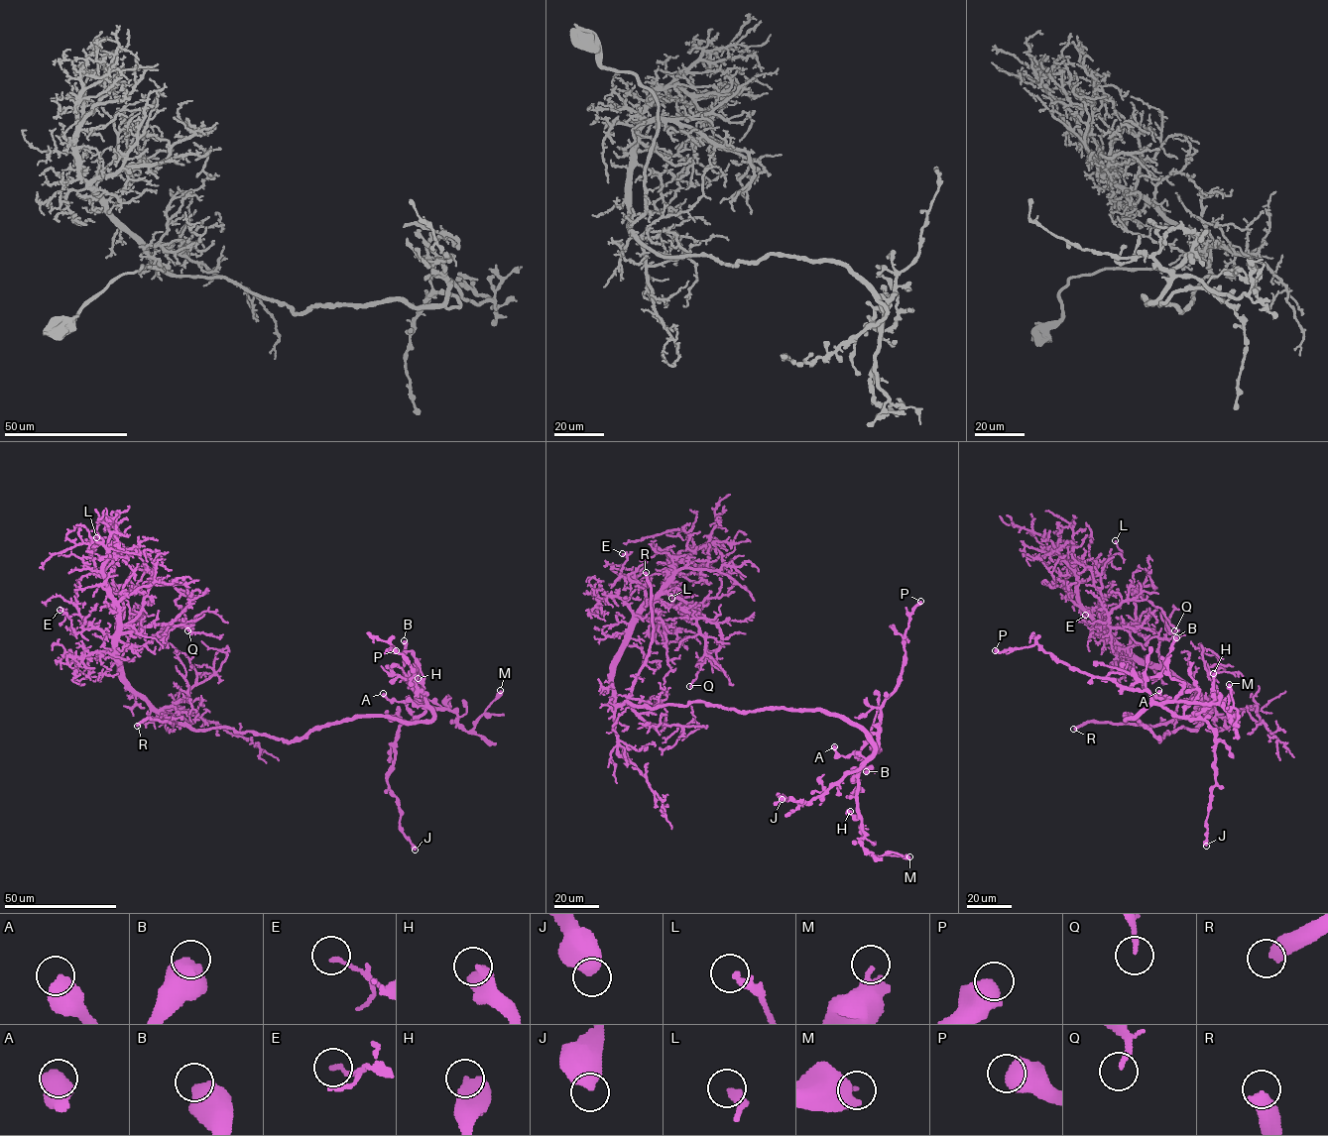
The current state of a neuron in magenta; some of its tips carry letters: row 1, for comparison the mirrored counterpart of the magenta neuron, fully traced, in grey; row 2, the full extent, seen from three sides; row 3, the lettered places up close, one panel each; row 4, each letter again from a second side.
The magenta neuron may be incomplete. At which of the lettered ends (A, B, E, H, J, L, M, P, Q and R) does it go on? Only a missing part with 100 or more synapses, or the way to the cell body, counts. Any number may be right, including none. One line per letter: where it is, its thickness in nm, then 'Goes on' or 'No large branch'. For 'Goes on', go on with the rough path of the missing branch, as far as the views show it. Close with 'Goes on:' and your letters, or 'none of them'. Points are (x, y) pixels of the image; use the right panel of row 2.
A: Place: (1158, 690). Thickness 700 nm. No large branch
B: Place: (1176, 637). Thickness 700 nm. No large branch
E: Place: (1085, 615). Thickness 150 nm. No large branch
H: Place: (1213, 673). Thickness 360 nm. No large branch
J: Place: (1206, 846). Thickness 700 nm. No large branch
L: Place: (1115, 540). Thickness 300 nm. No large branch
M: Place: (1229, 684). Thickness 300 nm. No large branch
P: Place: (995, 650). Thickness 850 nm. No large branch
Q: Place: (1174, 630). Thickness 170 nm. No large branch
R: Place: (1073, 729). Thickness 480 nm. Goes on. Course of what is missing: (1073, 729), (1034, 752), (1011, 763), (1005, 762)
Goes on: R

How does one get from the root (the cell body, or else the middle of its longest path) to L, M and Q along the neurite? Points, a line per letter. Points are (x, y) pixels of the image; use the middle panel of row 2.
L: (692, 702), (614, 704), (611, 678), (629, 624), (674, 565), (669, 586), (683, 606), (677, 610), (671, 598)
M: (692, 702), (740, 712), (824, 710), (856, 723), (874, 748), (858, 776), (861, 844), (873, 854), (909, 856)
Q: (692, 702), (614, 704), (620, 652), (634, 620), (652, 602), (719, 628), (720, 645), (698, 661), (689, 686)

